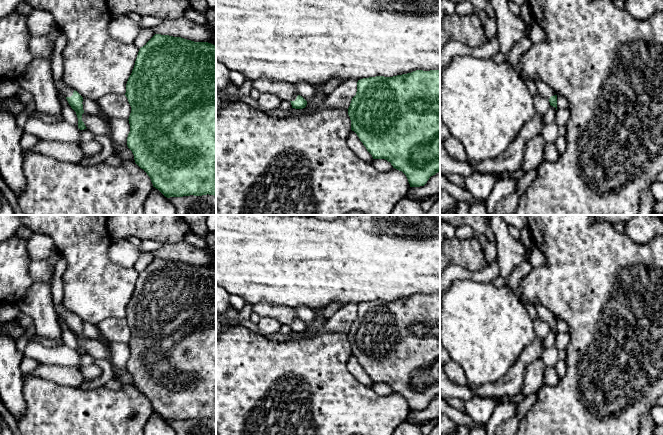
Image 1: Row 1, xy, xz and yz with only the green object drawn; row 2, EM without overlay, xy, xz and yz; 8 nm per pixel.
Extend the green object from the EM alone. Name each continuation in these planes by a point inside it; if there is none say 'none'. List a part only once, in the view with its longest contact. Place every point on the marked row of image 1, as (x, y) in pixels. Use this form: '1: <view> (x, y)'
1: xy (60, 85)

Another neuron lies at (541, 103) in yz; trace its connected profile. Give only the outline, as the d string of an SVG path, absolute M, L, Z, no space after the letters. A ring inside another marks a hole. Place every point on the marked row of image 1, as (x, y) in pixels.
M539 93L533 96L533 102L536 112L541 115L544 115L551 106L549 100Z

